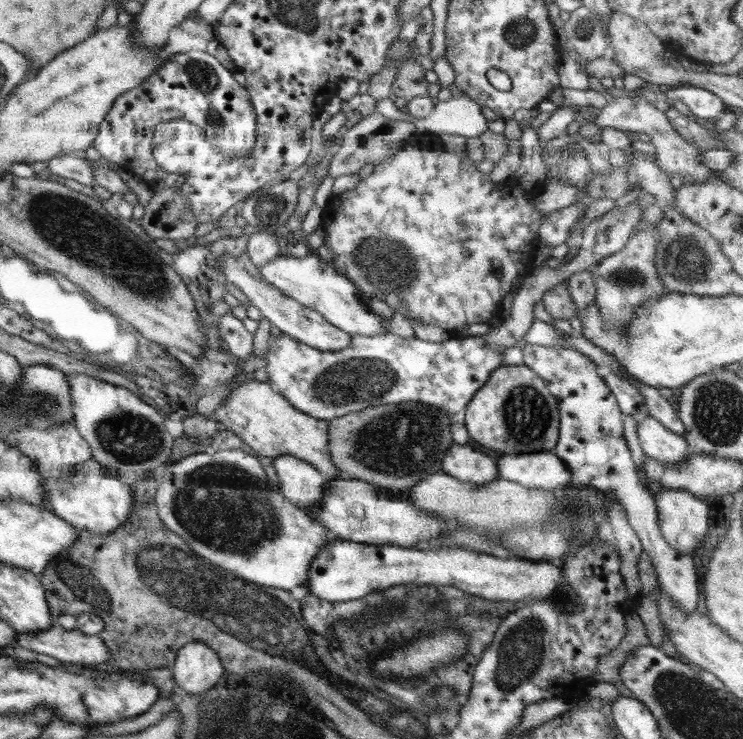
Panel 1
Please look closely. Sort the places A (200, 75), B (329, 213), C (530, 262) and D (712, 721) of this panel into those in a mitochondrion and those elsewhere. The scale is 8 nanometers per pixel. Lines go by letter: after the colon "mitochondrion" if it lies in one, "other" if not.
A: mitochondrion
B: other
C: other
D: mitochondrion

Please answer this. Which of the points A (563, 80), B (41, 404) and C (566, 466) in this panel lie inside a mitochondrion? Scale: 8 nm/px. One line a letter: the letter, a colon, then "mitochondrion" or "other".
A: other
B: mitochondrion
C: other

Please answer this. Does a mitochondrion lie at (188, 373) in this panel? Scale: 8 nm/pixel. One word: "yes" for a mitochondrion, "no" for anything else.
no

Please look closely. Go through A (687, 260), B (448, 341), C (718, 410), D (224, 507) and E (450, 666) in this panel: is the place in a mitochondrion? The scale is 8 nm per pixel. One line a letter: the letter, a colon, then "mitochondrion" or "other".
A: mitochondrion
B: other
C: mitochondrion
D: mitochondrion
E: other

